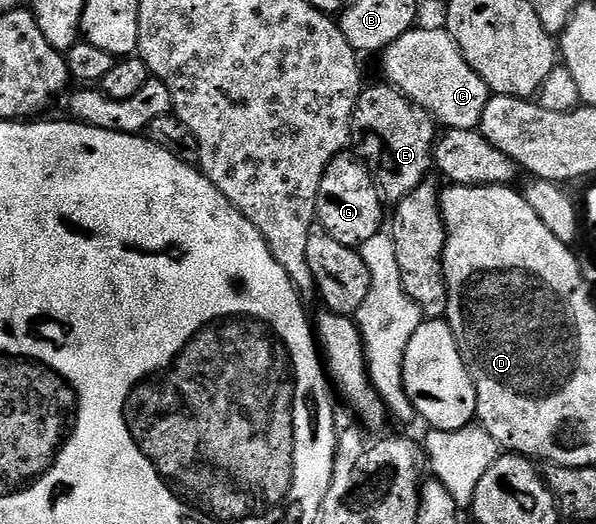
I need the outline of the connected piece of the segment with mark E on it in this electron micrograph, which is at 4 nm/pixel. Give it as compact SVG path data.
M387 84L361 89L352 117L352 138L360 145L359 157L374 172L385 203L401 202L433 173L437 137L436 119L399 90Z

